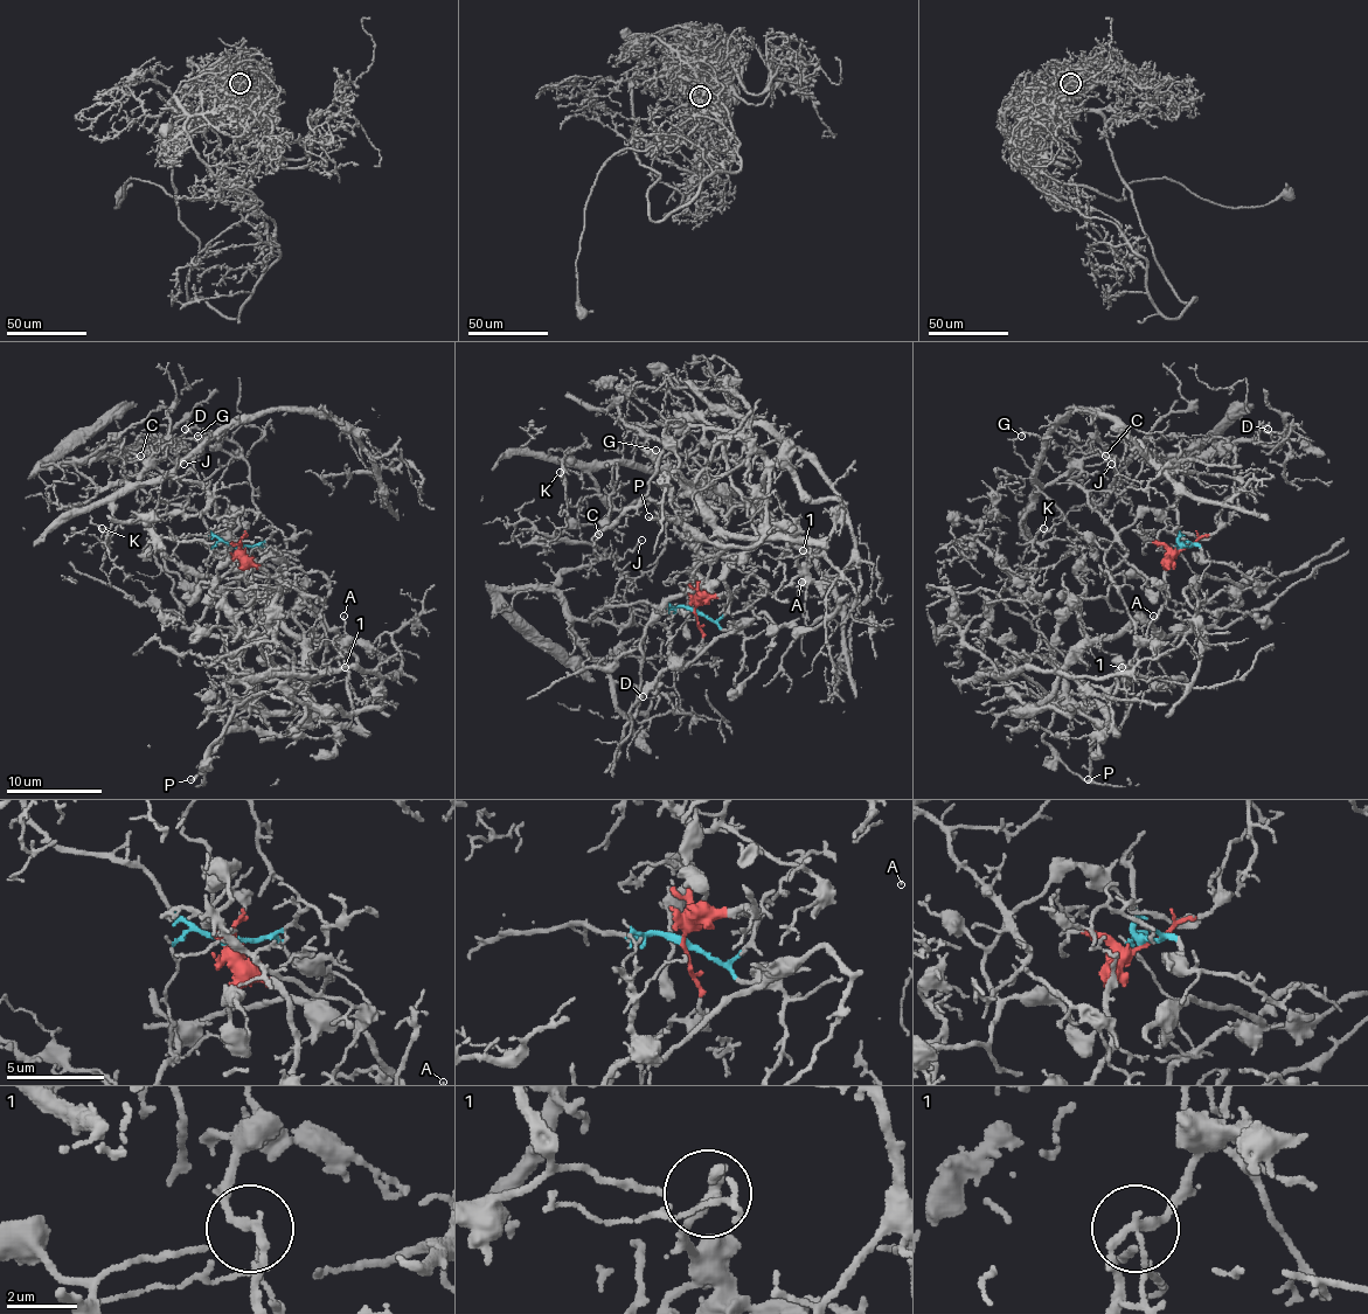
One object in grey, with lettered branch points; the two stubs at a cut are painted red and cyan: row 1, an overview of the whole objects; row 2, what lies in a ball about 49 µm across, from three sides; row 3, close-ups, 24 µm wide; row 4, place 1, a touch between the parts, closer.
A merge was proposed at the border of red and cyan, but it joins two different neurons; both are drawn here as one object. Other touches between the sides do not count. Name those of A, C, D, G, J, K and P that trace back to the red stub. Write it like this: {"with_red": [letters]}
{"with_red": ["A", "P"]}

